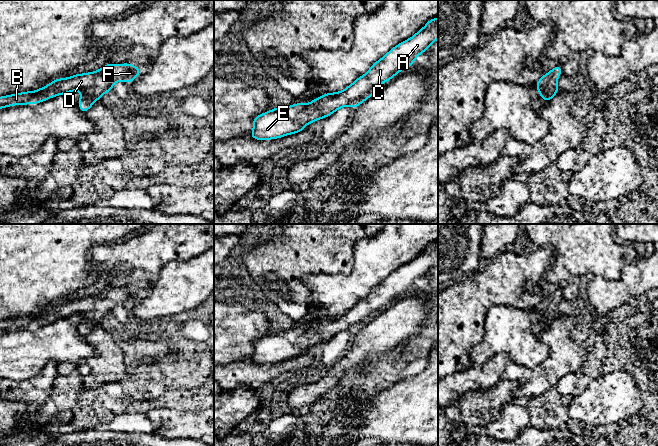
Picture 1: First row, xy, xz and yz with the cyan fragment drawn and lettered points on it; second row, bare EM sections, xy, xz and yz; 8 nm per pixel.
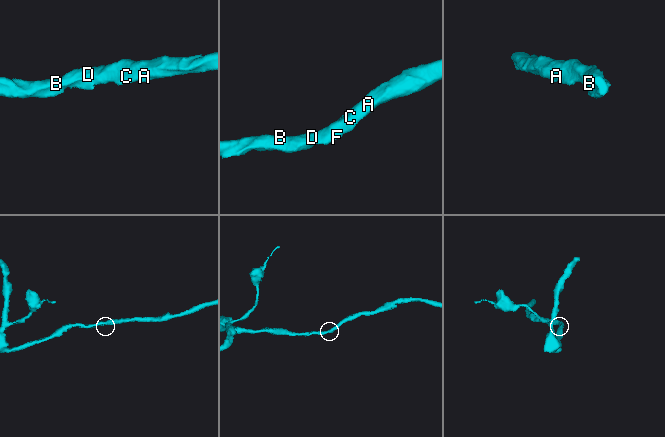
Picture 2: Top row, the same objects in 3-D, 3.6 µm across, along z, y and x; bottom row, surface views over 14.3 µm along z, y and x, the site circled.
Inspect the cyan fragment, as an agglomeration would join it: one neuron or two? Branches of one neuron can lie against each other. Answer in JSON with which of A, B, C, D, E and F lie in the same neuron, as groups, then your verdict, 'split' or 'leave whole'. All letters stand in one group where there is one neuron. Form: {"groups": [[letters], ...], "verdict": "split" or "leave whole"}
{"groups": [["A", "B", "C", "D", "E", "F"]], "verdict": "leave whole"}

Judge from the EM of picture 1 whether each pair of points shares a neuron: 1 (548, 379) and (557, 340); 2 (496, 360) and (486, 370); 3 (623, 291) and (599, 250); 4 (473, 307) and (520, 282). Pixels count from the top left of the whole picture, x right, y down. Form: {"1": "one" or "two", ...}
{"1": "one", "2": "one", "3": "two", "4": "one"}

